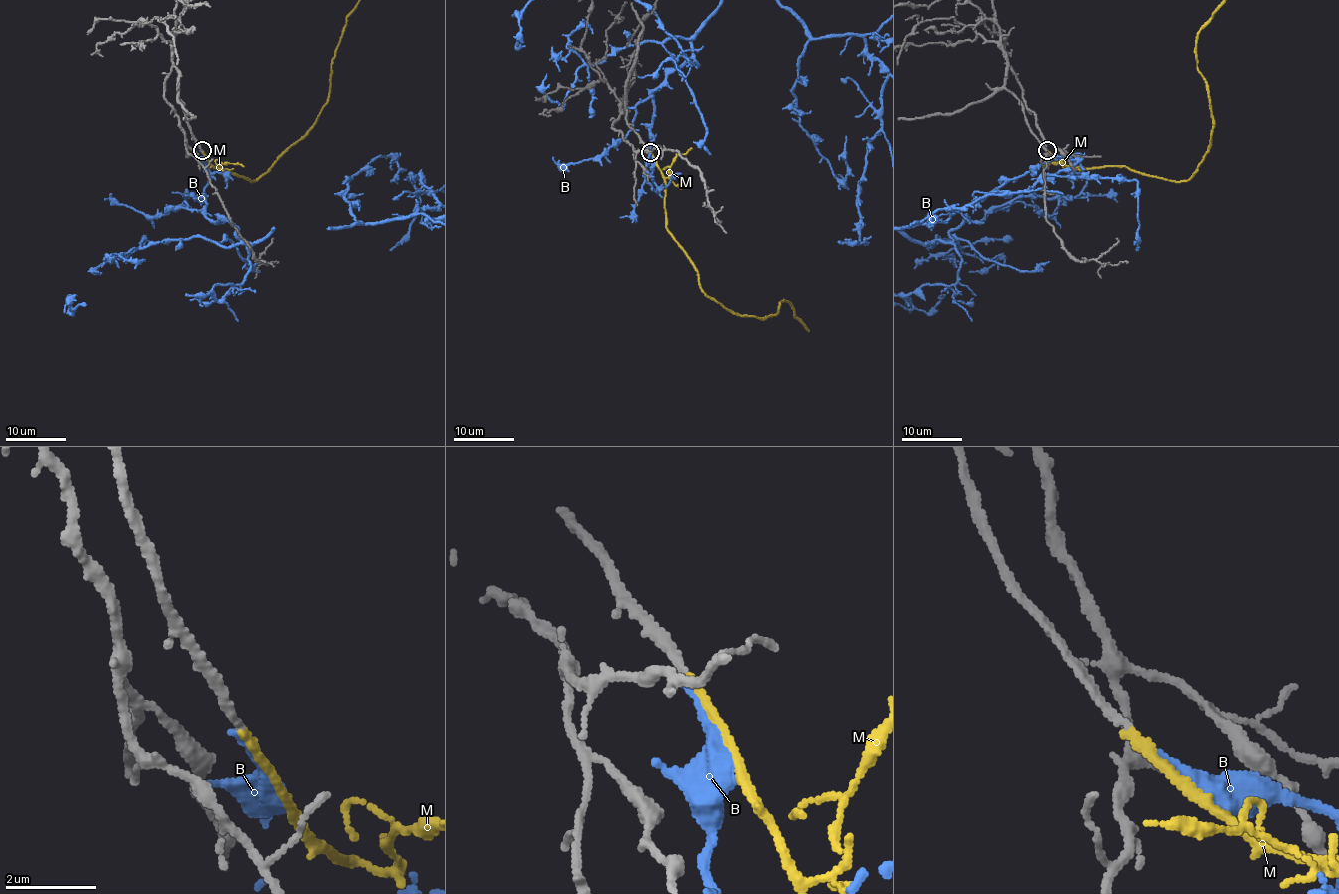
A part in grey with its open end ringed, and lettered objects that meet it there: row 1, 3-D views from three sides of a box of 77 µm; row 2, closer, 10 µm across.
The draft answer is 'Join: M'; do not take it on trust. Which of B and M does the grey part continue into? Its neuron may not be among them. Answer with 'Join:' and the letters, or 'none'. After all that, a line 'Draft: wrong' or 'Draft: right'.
Join: M
Draft: right

